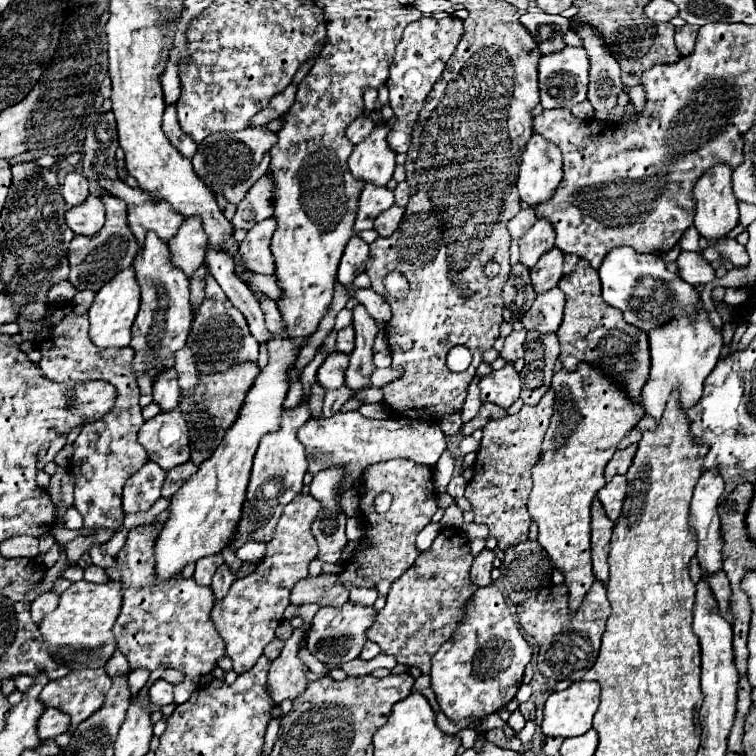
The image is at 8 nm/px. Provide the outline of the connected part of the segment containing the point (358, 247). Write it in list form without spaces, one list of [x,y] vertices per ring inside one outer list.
[[[354,234],[344,248],[344,254],[338,266],[338,282],[352,284],[352,278],[356,278],[356,274],[364,270],[366,258],[368,258],[368,244]]]

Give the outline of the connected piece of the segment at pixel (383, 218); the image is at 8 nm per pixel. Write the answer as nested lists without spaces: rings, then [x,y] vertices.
[[[390,206],[388,210],[384,210],[384,212],[374,220],[374,230],[376,230],[380,236],[386,238],[386,236],[390,236],[390,234],[398,228],[402,216],[404,216],[404,208],[400,208],[400,206]]]

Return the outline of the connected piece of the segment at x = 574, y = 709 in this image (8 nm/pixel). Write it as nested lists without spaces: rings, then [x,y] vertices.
[[[574,682],[562,692],[552,692],[550,698],[544,704],[544,720],[542,720],[542,732],[546,736],[580,736],[586,730],[592,728],[592,718],[600,704],[600,684],[598,682]]]

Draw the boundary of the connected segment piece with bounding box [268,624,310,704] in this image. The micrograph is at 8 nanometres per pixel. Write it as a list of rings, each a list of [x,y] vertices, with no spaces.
[[[304,624],[294,630],[294,634],[284,642],[282,654],[272,662],[268,670],[268,694],[274,704],[300,696],[308,684],[306,666],[298,658],[298,648],[304,644],[302,632],[306,632],[308,628],[310,624]]]

